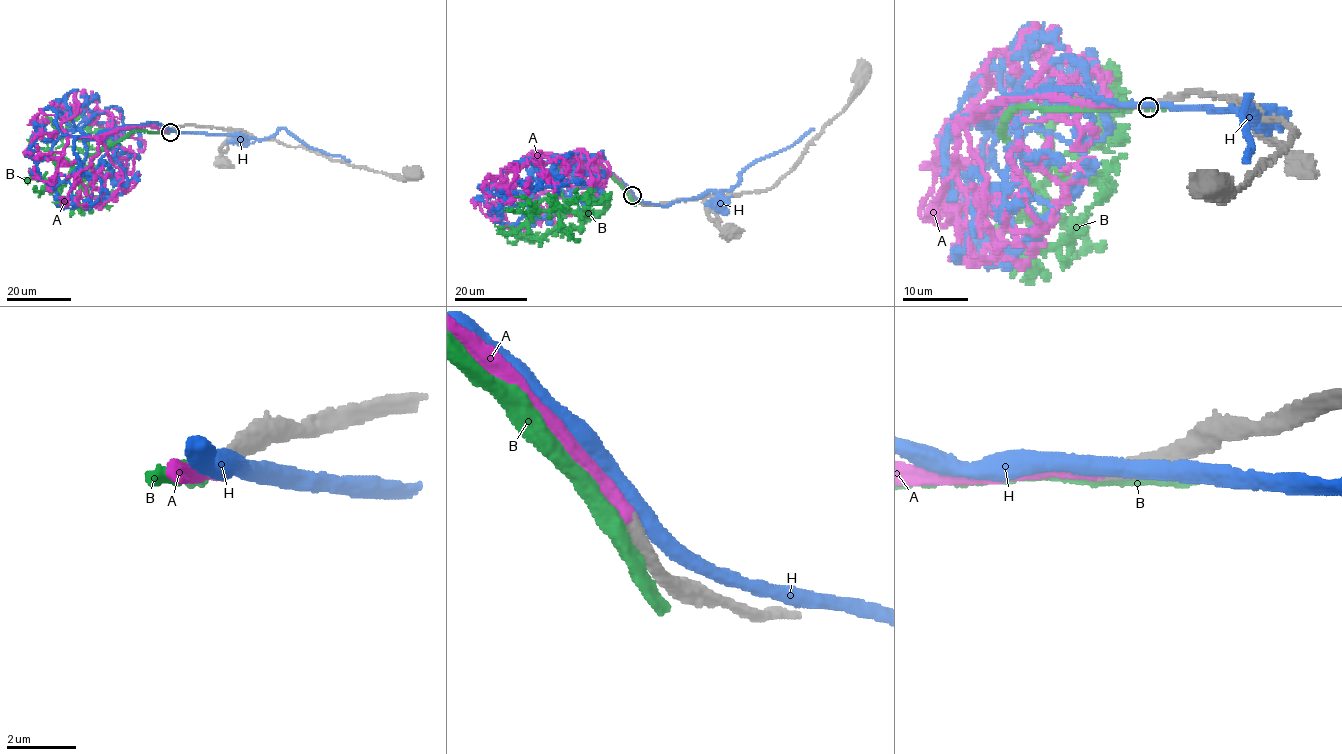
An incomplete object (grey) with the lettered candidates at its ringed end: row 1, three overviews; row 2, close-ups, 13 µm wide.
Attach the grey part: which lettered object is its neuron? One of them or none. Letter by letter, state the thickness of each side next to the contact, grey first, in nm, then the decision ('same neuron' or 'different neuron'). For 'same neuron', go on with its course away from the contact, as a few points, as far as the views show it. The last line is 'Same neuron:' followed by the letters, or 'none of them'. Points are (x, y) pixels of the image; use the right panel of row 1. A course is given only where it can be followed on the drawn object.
A: 480 nm thick on the grey side, 500 nm on the other; same neuron; it runs (1148, 106), (992, 100), (954, 120), (990, 86), (987, 60), (1015, 50), (1025, 30), (1040, 29), (1068, 65)
B: 550 nm thick on the grey side, 480 nm on the other; different neuron
H: 600 nm thick on the grey side, 420 nm on the other; different neuron
Same neuron: A

